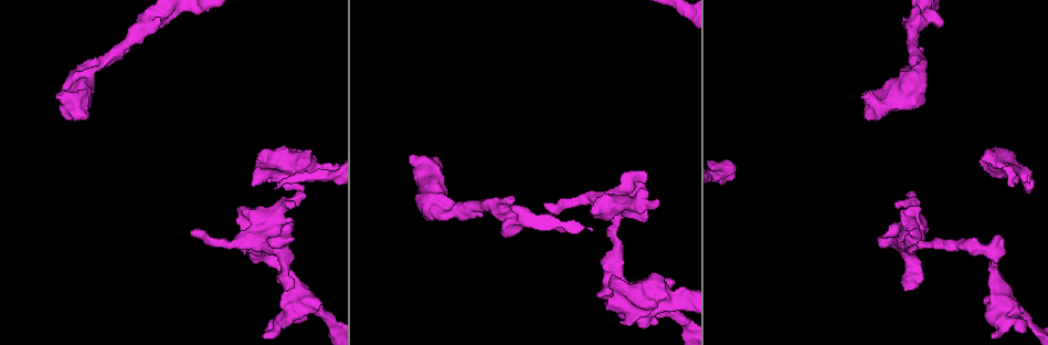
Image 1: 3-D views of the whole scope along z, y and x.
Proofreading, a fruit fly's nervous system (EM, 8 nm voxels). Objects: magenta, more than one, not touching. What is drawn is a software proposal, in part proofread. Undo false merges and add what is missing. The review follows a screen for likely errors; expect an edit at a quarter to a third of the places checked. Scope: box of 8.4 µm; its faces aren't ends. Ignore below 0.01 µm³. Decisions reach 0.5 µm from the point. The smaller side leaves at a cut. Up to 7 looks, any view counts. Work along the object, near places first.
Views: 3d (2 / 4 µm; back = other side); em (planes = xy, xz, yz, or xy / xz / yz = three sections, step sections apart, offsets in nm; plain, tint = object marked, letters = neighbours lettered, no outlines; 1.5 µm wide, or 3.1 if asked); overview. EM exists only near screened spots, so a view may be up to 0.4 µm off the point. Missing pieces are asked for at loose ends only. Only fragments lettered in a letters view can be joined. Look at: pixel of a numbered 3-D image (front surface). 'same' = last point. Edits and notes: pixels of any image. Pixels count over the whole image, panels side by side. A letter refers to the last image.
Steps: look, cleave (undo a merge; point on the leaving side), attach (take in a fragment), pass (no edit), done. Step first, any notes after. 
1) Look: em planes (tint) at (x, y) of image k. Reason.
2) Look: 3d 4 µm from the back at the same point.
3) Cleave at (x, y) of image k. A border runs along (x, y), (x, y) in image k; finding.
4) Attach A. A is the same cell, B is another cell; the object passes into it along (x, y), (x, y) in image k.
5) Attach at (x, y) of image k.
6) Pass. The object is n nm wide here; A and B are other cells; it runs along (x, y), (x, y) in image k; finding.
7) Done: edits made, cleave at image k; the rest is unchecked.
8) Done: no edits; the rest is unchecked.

Look: 3d 2 µm at (621, 323) of image 1. Free end.

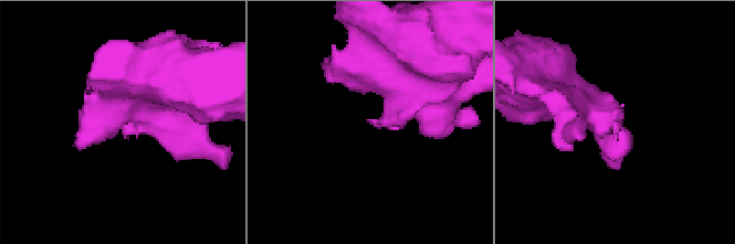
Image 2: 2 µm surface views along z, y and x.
Look: em planes (plain) at (618, 136) of image 2. Shape alone is not enough.

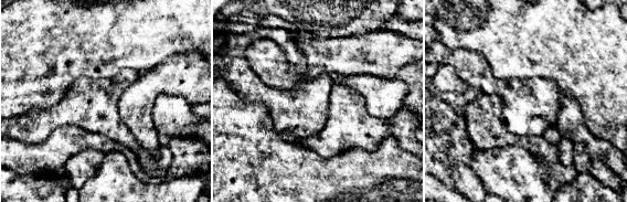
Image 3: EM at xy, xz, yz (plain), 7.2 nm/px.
Look: em planes (letters) at the same point.

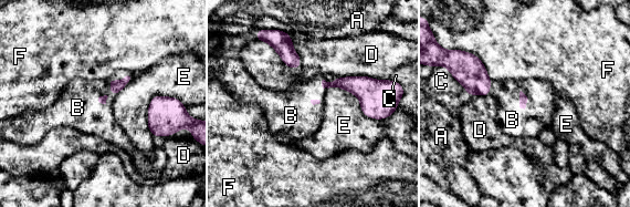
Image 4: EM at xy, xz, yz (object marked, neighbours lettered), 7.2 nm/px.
Attach B. B is the same cell, A, C, D, E and F are other cells; it goes on there.

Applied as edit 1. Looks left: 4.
Look: em xy step 4 (tint) at (920, 224) of image 1. Free end.

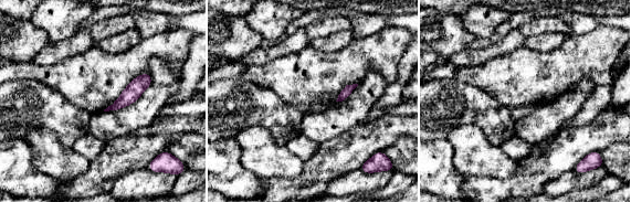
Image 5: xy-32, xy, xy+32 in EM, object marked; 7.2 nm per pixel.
Look: em yz step 4 (letters) at the same point. Another direction.

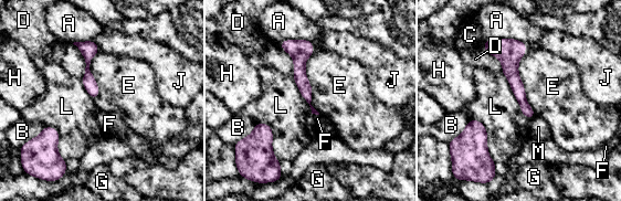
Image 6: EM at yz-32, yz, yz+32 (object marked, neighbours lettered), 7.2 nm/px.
Pass. The longest contact is with E, 500 nm; A, B, C, D, E, F, G, H, J, L and M are other cells; a border runs along (469, 119), (483, 125), (494, 162) in image 6; no lettered fragment goes on from it.

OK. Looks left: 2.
Done: edits made, attach at image 4; the rest is unchecked.

